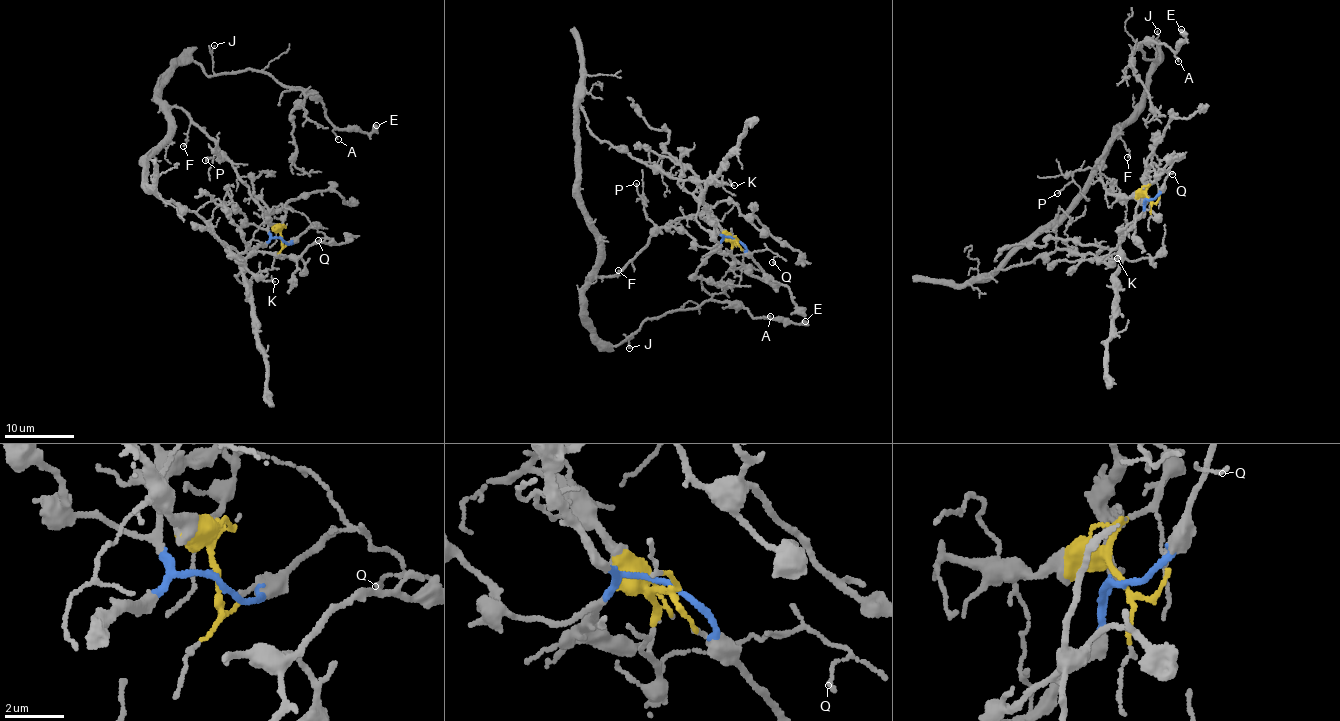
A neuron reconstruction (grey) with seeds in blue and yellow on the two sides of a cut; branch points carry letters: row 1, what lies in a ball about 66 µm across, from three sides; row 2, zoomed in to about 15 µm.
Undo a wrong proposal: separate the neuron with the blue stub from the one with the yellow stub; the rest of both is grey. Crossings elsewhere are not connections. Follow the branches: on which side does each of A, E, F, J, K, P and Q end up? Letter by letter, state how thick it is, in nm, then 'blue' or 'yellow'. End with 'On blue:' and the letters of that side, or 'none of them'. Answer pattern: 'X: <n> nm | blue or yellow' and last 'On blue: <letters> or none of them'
A: 110 nm | yellow
E: 460 nm | yellow
F: 110 nm | yellow
J: 90 nm | yellow
K: 110 nm | yellow
P: 120 nm | yellow
Q: 120 nm | yellow
On blue: none of them

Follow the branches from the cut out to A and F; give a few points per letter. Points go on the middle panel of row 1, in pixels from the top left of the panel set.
A: (735, 239), (702, 212), (656, 231), (584, 291), (587, 325), (614, 346), (647, 319), (705, 301), (771, 315)
F: (735, 239), (730, 240), (718, 221), (702, 212), (658, 230), (620, 273), (617, 270)

